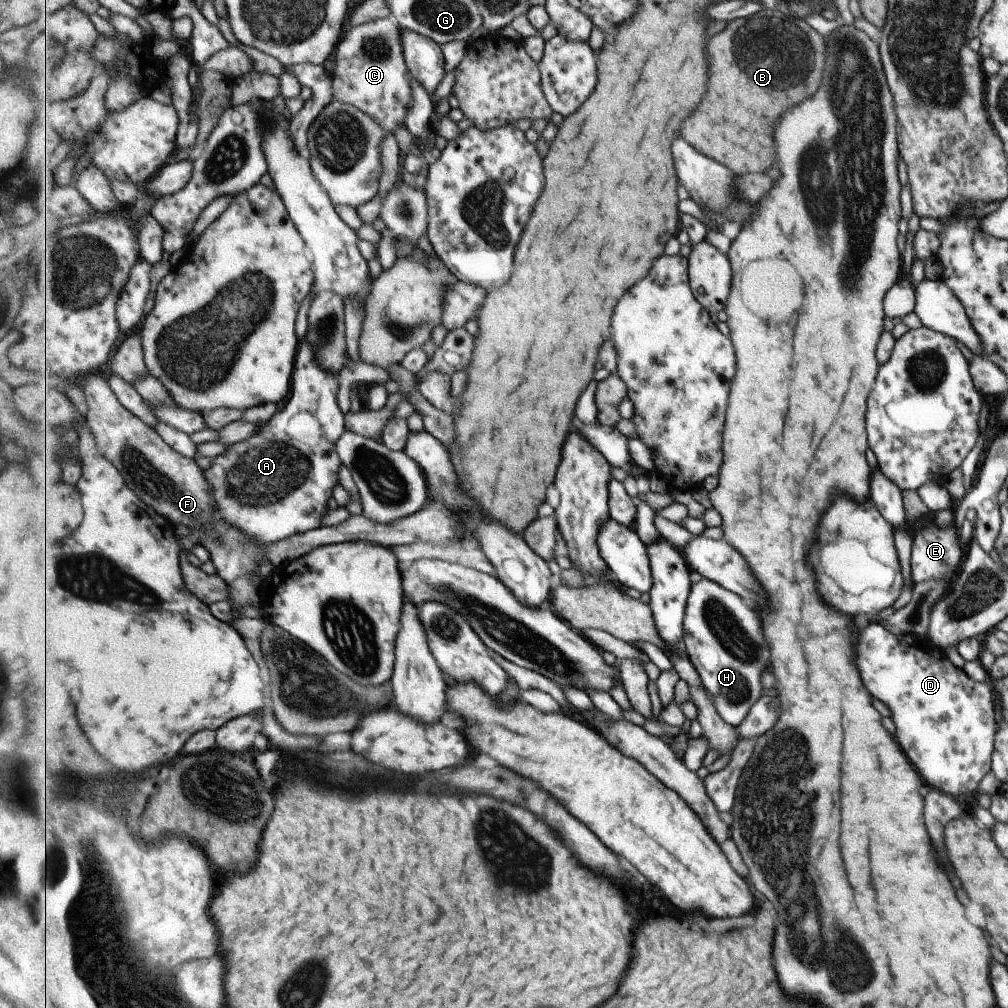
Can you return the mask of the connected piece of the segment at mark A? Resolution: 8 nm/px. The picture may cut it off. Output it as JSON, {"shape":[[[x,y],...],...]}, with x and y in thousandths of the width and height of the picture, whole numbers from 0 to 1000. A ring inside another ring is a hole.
{"shape":[[[302,334],[301,343],[297,345],[296,360],[293,361],[289,393],[283,405],[261,421],[253,433],[228,440],[223,450],[209,454],[210,460],[202,465],[201,472],[209,480],[217,510],[227,522],[237,524],[263,542],[318,523],[326,506],[324,500],[330,493],[332,482],[336,480],[336,466],[341,461],[335,449],[336,436],[344,428],[343,410],[336,403],[337,385],[337,373],[330,373],[316,363],[309,339]]]}

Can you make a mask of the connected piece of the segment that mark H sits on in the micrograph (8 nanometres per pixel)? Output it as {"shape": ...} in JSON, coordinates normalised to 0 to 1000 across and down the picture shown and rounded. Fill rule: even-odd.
{"shape":[[[697,572],[687,580],[679,622],[681,647],[709,696],[711,706],[721,718],[732,721],[743,710],[747,698],[755,694],[755,667],[765,653],[757,635],[755,615],[735,591]]]}

